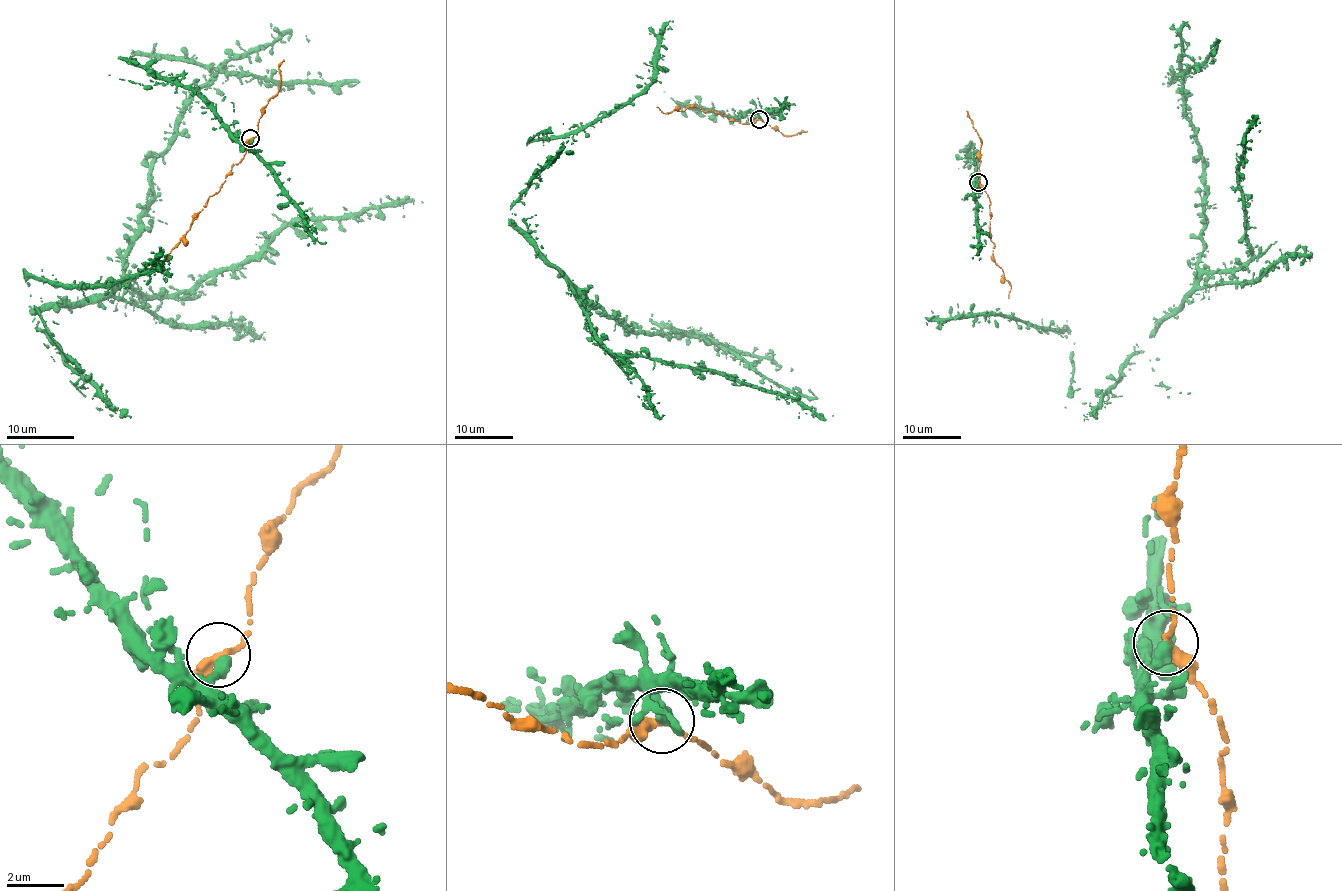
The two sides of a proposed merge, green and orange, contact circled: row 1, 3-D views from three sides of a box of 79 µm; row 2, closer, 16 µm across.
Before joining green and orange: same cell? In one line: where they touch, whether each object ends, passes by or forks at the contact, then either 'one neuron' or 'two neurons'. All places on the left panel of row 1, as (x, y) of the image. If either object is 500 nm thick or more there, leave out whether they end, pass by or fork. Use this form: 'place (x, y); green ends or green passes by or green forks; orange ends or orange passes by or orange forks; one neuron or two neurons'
place (250, 138); green ends; orange passes by; one neuron

